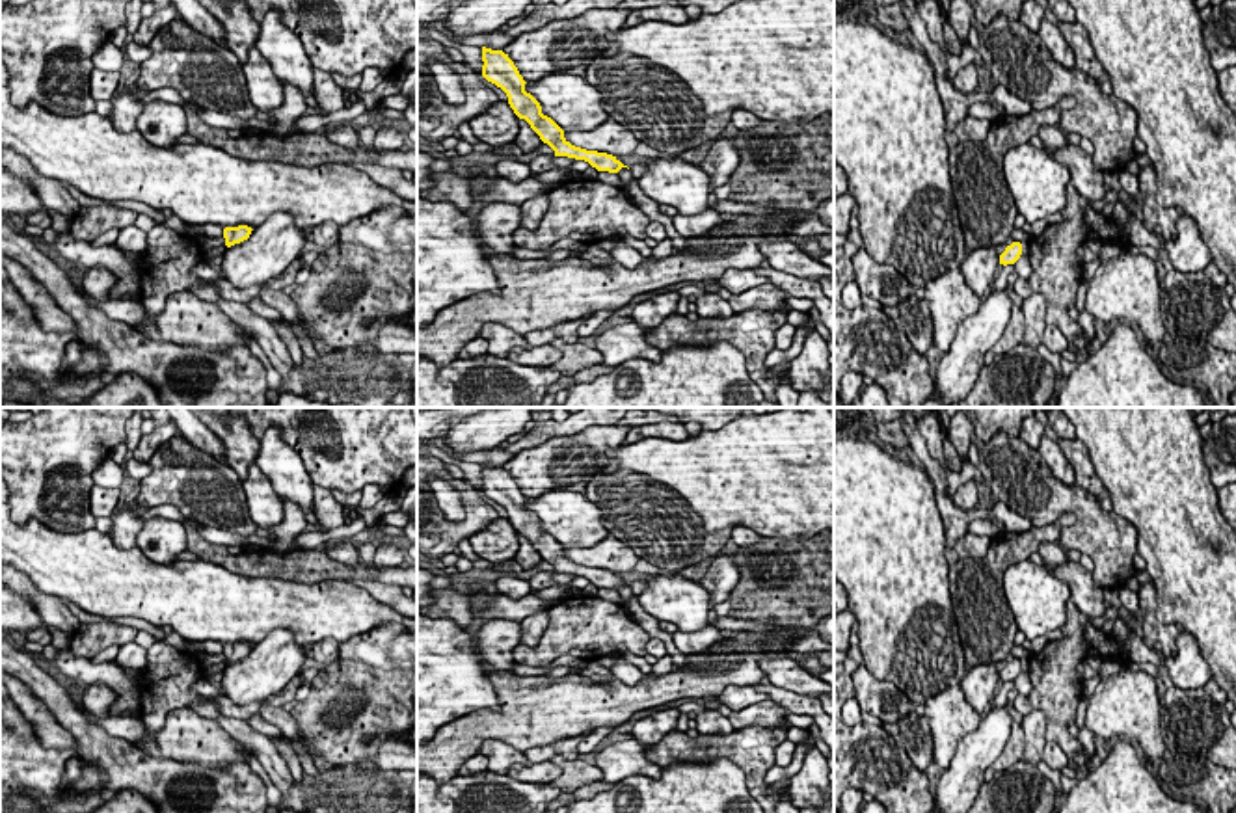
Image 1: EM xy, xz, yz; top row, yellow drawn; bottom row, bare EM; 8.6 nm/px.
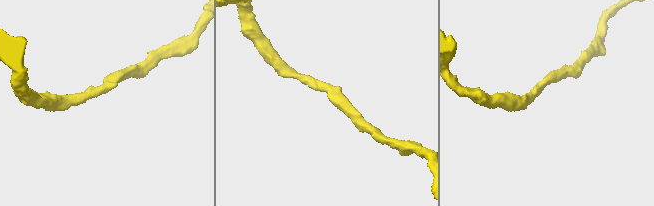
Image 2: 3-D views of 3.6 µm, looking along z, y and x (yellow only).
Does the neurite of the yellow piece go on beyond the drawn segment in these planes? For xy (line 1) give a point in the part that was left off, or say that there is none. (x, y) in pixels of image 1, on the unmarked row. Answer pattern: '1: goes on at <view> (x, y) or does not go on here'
1: does not go on here

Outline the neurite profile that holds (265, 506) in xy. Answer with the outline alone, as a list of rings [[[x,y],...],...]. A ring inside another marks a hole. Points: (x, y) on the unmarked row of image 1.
[[[257,463],[248,467],[244,493],[249,517],[259,528],[264,528],[272,534],[272,528],[283,521],[283,502]]]

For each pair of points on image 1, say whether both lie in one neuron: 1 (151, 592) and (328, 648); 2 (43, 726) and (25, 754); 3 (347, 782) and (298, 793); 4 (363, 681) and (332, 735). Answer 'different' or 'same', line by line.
1: different
2: different
3: same
4: same

